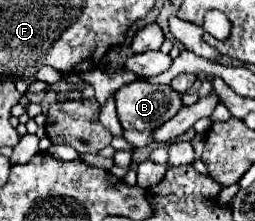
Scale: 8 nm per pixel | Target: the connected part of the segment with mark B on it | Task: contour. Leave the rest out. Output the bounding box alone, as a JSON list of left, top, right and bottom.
[116,80,182,130]

